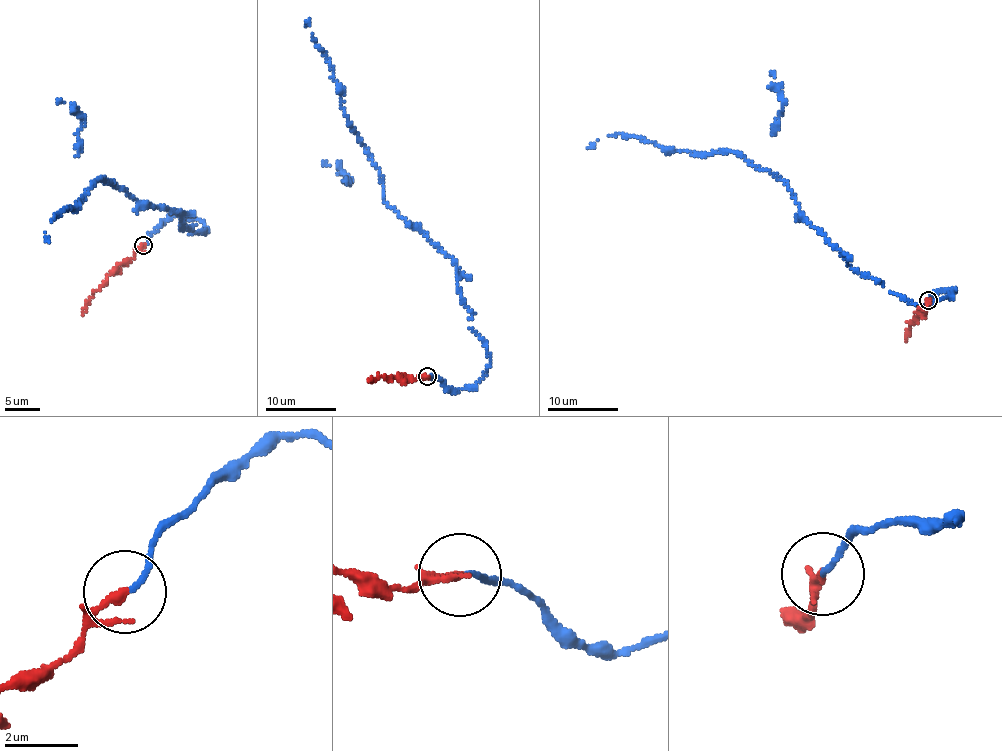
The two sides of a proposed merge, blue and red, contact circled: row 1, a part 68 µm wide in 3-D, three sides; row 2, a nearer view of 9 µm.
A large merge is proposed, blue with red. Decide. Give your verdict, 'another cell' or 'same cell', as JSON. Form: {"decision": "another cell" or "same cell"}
{"decision": "same cell"}

